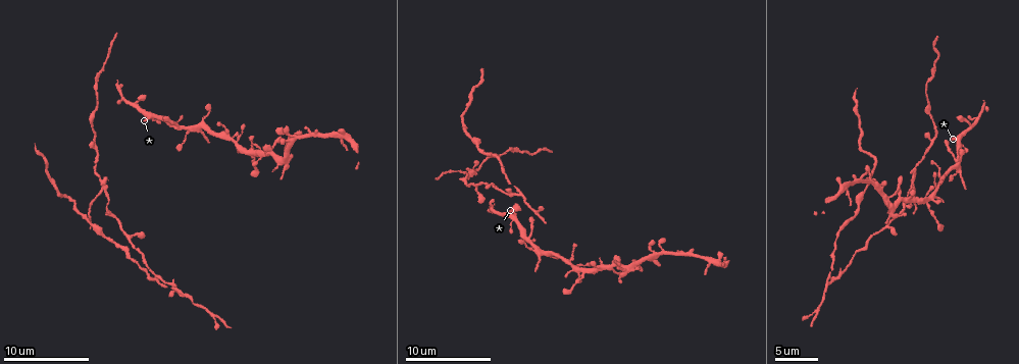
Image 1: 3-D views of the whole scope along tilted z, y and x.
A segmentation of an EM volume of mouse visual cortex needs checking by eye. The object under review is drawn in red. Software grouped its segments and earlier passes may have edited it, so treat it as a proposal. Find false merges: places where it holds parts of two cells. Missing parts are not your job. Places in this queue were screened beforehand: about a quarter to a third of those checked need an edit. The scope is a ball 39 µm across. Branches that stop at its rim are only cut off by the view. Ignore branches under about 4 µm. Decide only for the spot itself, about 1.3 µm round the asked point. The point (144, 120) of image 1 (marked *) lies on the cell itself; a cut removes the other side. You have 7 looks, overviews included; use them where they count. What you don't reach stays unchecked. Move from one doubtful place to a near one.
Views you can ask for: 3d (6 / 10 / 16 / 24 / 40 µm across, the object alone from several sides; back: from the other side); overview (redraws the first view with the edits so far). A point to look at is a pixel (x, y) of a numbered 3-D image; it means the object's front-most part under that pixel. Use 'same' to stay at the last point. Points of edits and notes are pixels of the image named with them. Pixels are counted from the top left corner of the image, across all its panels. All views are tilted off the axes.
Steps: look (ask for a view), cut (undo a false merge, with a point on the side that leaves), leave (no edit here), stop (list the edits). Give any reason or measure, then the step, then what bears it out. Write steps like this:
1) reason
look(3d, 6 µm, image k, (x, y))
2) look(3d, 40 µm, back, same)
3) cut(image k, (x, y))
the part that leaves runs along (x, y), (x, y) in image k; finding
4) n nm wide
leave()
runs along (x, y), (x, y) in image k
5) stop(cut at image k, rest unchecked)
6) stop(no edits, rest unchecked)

four arms meet
look(3d, 10 µm, image 1, (958, 139))

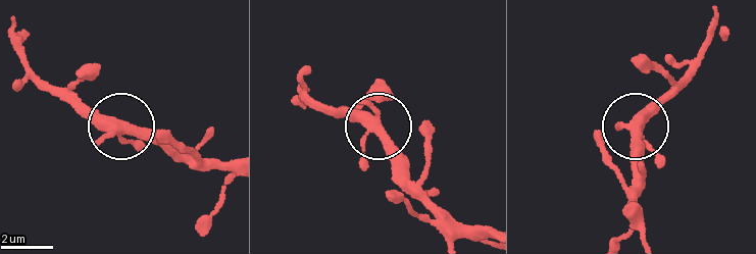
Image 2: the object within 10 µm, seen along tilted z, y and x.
look(3d, 10 µm, back, image 2, (123, 130))

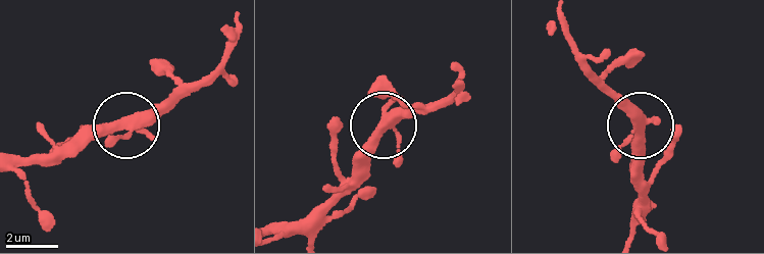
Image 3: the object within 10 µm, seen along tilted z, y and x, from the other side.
side arm 38 µm
leave()
runs along (153, 138), (126, 125), (99, 125), (50, 142) in image 3; one cell here

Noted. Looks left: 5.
four-way junction
look(3d, 10 µm, image 1, (928, 203))

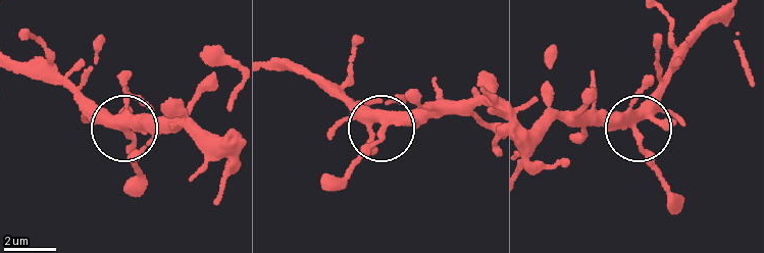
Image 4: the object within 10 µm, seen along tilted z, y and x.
look(3d, 6 µm, image 4, (385, 127))

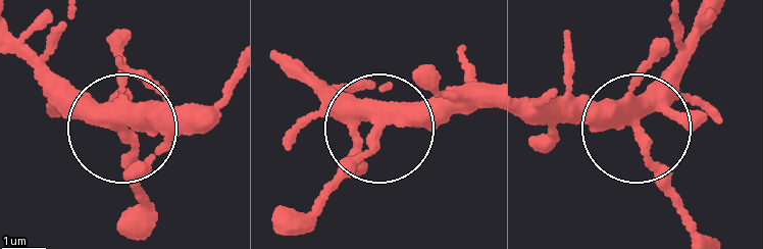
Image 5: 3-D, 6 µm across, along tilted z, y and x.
4 arms
leave()
runs along (13, 42), (101, 107), (150, 196) in image 5; all the same cell

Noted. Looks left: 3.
look(3d, 6 µm, image 1, (829, 278))

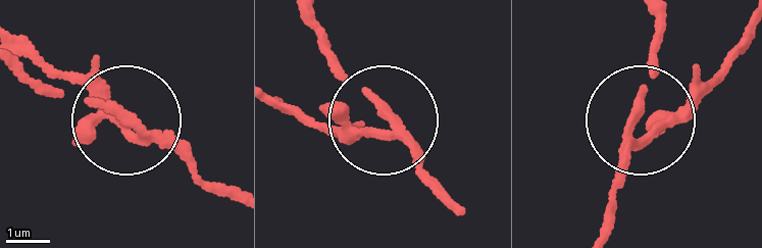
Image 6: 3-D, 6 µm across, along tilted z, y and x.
240 nm wide
cut(image 6, (95, 115))
the part that leaves runs along (389, 133), (332, 130), (277, 108) in image 6; two cells meet here

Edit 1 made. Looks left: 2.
stop(cut at image 6, rest unchecked)

